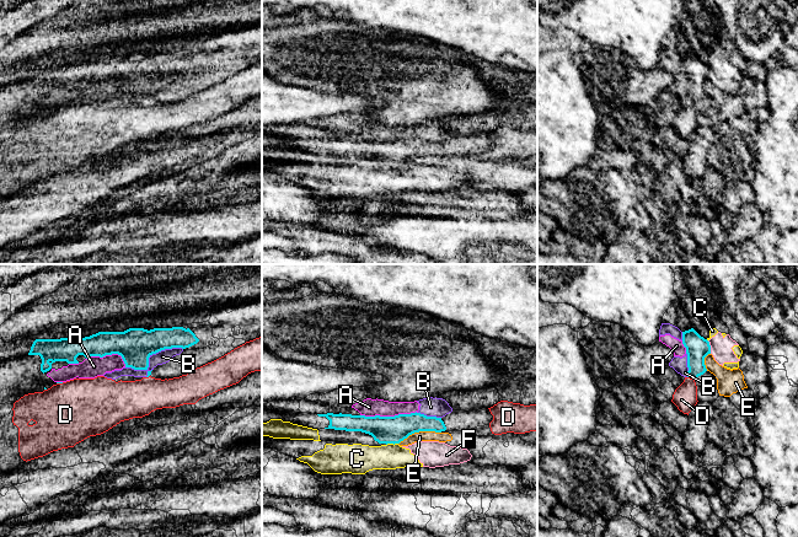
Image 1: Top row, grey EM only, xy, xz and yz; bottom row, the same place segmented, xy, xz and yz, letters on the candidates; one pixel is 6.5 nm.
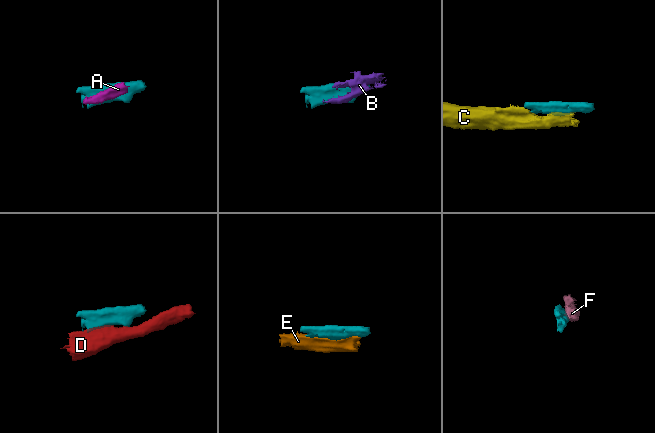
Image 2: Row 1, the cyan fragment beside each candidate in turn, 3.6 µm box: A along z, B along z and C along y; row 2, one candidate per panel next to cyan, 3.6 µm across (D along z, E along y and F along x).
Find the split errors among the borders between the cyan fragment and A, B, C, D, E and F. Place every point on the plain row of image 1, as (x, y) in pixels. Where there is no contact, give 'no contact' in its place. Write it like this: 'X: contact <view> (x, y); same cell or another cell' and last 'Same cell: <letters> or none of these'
A: contact xz (389, 141); another cell
B: contact xy (149, 81); another cell
C: contact xz (391, 167); another cell
D: contact yz (691, 102); another cell
E: contact xz (419, 155); another cell
F: contact yz (710, 71); another cell
Same cell: none of these

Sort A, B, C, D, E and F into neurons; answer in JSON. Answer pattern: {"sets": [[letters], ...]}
{"sets": [["A", "B"], ["C", "F"], ["D"], ["E"]]}

